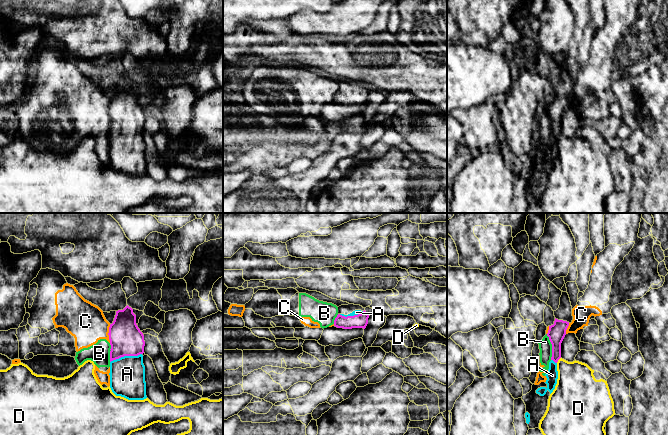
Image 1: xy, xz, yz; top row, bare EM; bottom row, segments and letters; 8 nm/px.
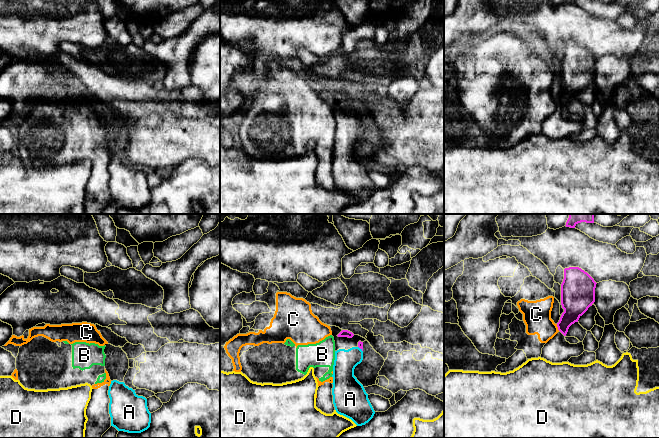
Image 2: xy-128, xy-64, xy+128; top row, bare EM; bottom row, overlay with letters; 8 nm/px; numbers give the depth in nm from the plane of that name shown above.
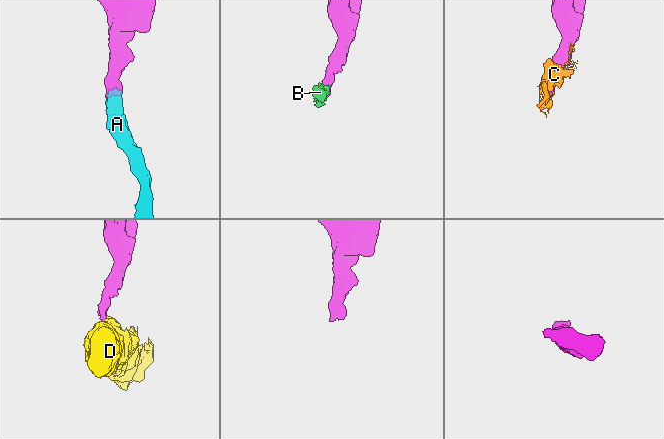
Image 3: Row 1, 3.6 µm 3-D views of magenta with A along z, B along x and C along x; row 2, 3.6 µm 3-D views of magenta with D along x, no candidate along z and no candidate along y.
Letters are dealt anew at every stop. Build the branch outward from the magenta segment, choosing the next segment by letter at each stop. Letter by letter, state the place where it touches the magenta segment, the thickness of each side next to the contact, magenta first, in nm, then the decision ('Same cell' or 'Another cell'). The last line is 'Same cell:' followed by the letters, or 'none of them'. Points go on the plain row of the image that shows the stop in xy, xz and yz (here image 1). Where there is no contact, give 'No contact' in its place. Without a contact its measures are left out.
A: Touches magenta at xy (125, 131). Thickness 260 nm (magenta) against 280 nm. Same cell
B: Touches magenta at yz (552, 123). Thickness 140 nm (magenta) against 110 nm. Another cell
C: Touches magenta at xy (108, 109). Thickness 260 nm (magenta) against 300 nm. Another cell
D: Touches magenta at yz (558, 135). Thickness 140 nm (magenta) against 320 nm. Another cell
Same cell: A

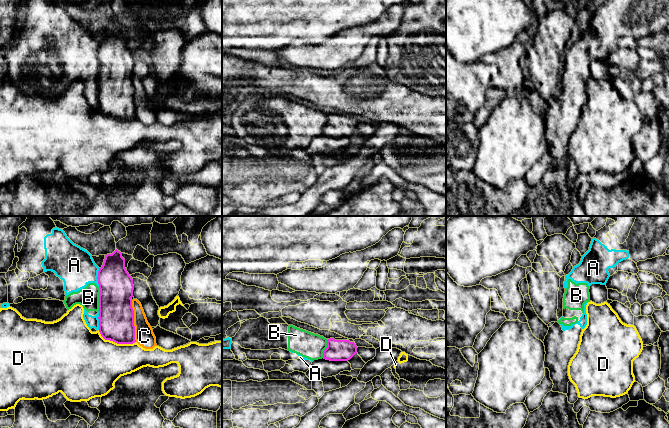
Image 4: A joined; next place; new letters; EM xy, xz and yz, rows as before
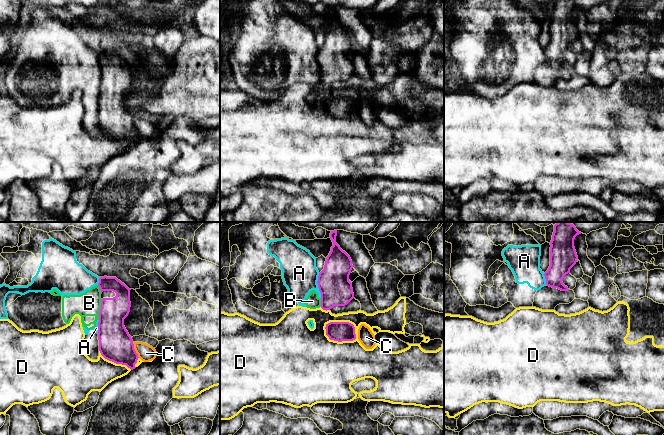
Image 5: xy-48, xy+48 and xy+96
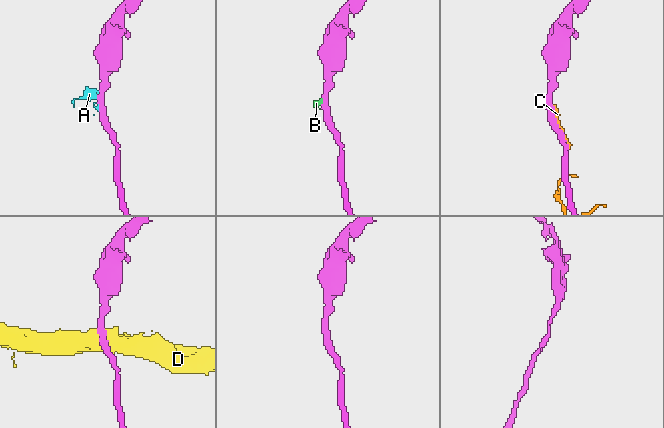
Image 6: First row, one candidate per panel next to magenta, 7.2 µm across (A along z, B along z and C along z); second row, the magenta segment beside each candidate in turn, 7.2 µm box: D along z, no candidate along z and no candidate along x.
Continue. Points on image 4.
A: Touches magenta at xy (97, 53). Thickness 280 nm (magenta) against 300 nm. Another cell
B: Touches magenta at xy (99, 75). Thickness 280 nm (magenta) against 170 nm. Another cell
C: Touches magenta at xy (133, 97). Thickness 280 nm (magenta) against 160 nm. Another cell
D: Touches magenta at xy (116, 118). Thickness 280 nm (magenta) against 440 nm. Another cell
Same cell: none of them

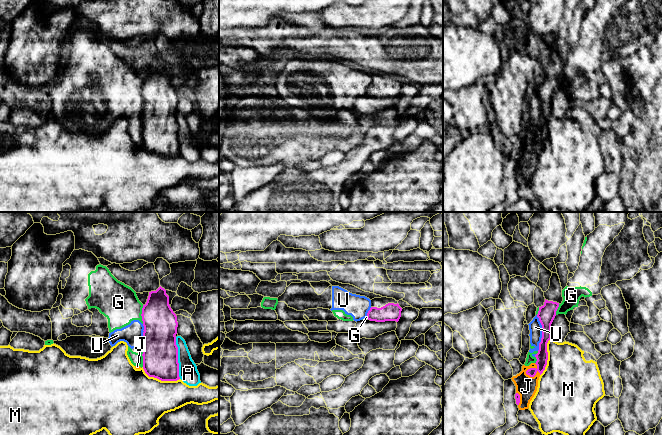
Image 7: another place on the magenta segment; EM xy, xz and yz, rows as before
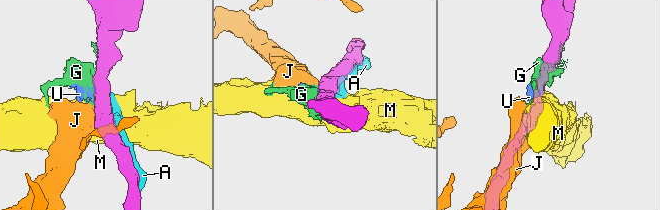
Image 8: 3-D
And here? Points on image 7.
A: Touches magenta at xy (177, 134). Thickness 280 nm (magenta) against 160 nm. Another cell
G: Touches magenta at xy (141, 90). Thickness 280 nm (magenta) against 300 nm. Another cell
J: Touches magenta at yz (537, 146). Thickness 100 nm (magenta) against 170 nm. Another cell
M: Touches magenta at xy (160, 155). Thickness 280 nm (magenta) against 440 nm. Another cell
U: Touches magenta at yz (542, 109). Thickness 140 nm (magenta) against 110 nm. Another cell
Same cell: none of them

